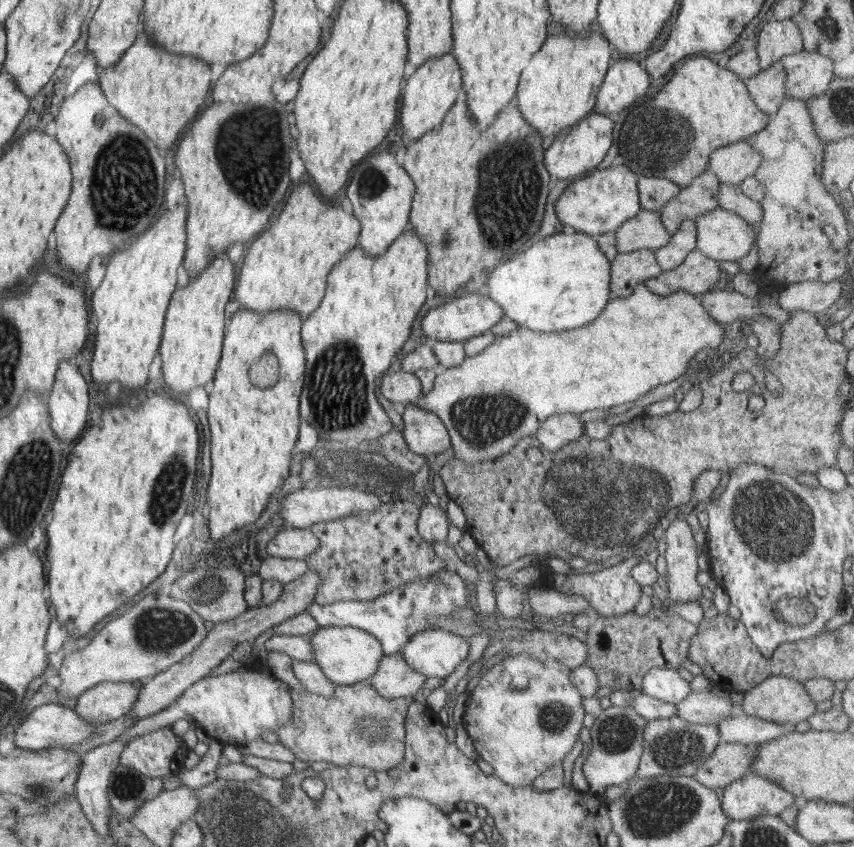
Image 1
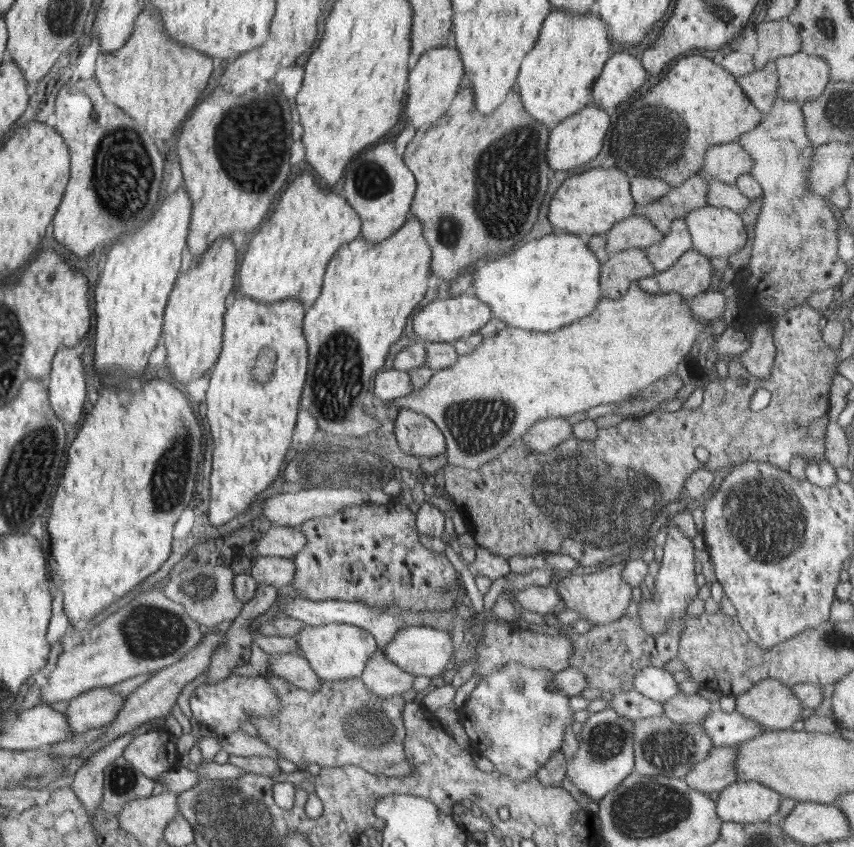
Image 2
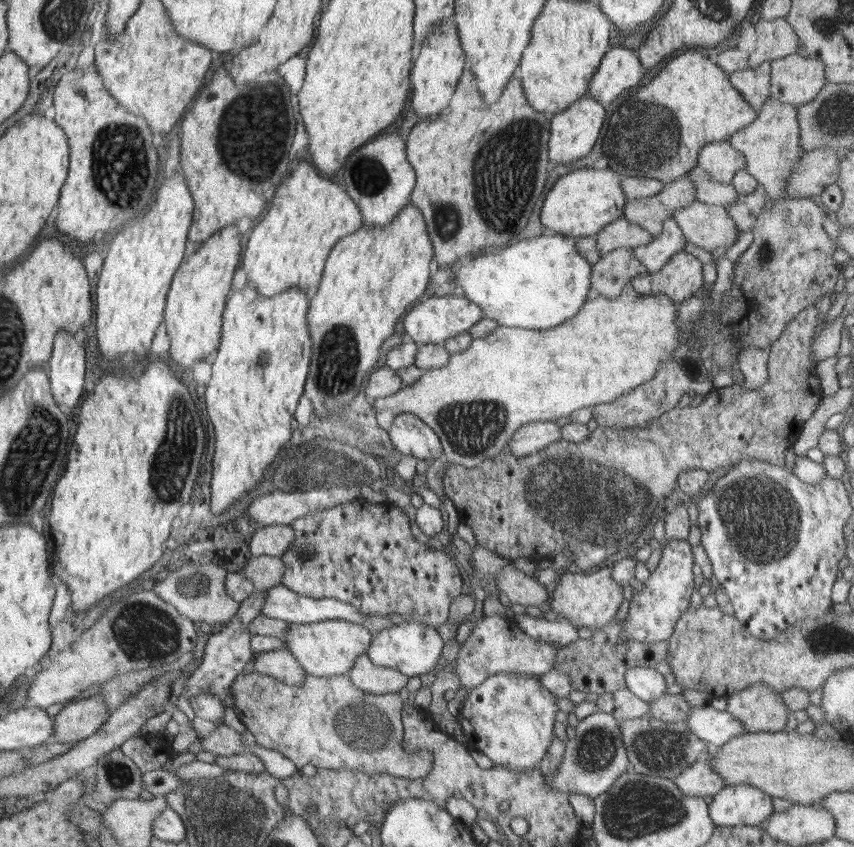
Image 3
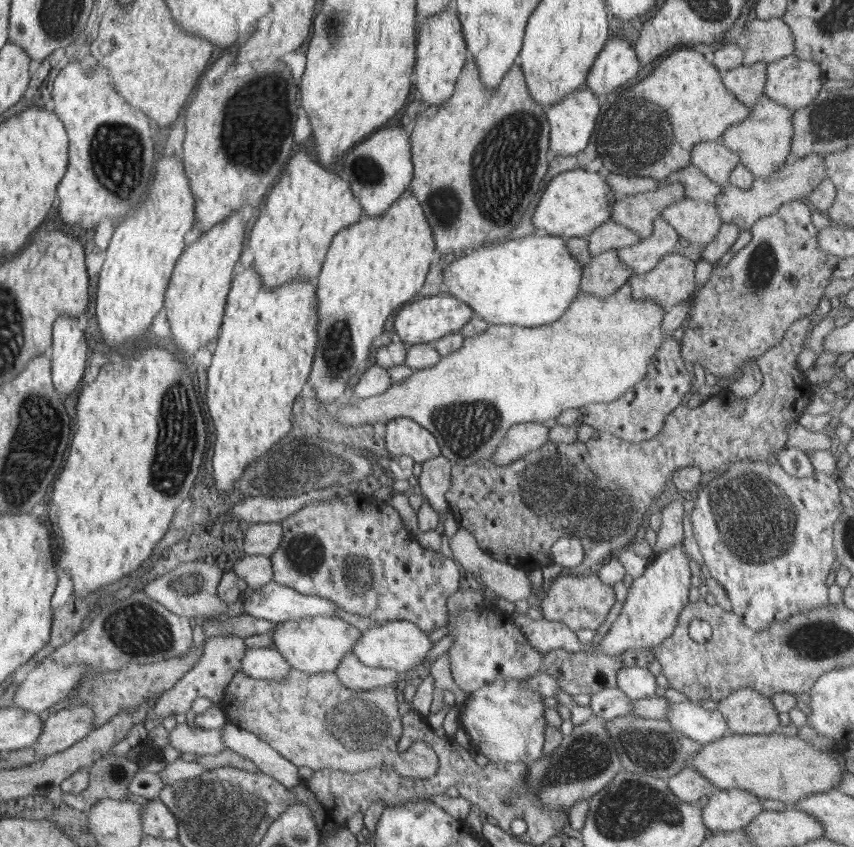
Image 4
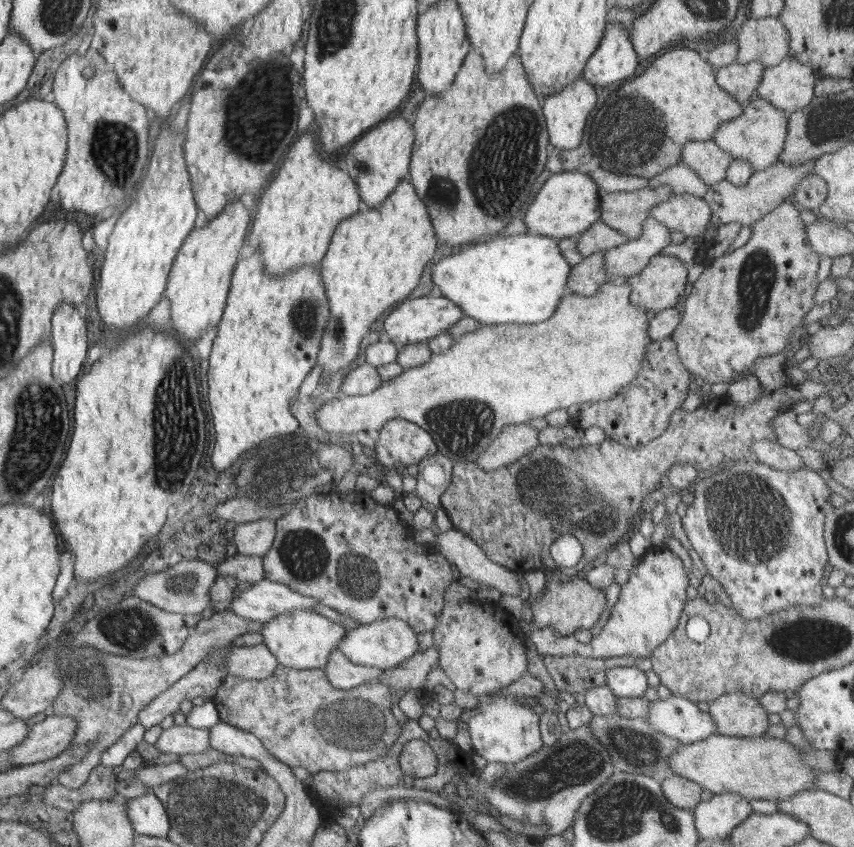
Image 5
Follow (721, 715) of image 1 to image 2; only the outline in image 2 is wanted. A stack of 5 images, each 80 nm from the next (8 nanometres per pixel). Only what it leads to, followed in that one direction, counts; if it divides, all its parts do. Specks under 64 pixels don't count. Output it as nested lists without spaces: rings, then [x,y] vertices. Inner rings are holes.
[[[679,692],[674,699],[660,704],[662,717],[667,723],[700,723],[712,710],[719,708],[698,693]]]

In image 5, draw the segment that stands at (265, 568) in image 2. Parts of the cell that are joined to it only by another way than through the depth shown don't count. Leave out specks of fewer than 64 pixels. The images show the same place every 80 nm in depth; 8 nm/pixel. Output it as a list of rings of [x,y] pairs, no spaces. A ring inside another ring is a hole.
[[[238,553],[233,557],[227,557],[226,561],[215,569],[218,577],[236,577],[243,586],[256,584],[265,579],[263,558],[259,556]]]

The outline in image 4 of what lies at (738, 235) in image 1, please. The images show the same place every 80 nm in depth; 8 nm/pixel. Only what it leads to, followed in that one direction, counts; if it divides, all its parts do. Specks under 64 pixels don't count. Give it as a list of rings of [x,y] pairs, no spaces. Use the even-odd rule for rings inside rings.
[[[682,199],[664,208],[661,214],[680,237],[706,248],[718,235],[721,220],[714,202]]]

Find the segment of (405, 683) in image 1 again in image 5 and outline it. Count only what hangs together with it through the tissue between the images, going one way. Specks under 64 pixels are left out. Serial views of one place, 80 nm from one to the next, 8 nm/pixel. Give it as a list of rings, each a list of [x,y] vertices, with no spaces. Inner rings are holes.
[[[340,649],[331,654],[329,664],[322,668],[338,688],[356,688],[378,682],[385,669],[354,664]]]

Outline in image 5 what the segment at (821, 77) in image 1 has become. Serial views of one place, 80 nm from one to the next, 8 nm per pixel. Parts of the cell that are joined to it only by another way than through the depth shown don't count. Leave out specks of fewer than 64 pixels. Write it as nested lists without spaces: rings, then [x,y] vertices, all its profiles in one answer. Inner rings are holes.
[[[786,56],[778,64],[765,67],[756,94],[788,113],[800,111],[815,97],[814,80],[817,76],[810,65]]]

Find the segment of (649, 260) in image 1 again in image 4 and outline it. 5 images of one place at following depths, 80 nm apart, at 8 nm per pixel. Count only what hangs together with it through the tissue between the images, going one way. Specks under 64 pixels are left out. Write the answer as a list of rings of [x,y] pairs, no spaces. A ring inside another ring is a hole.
[[[610,250],[592,257],[582,266],[578,290],[596,297],[608,297],[627,284],[633,275],[632,270],[618,260],[618,251]]]

